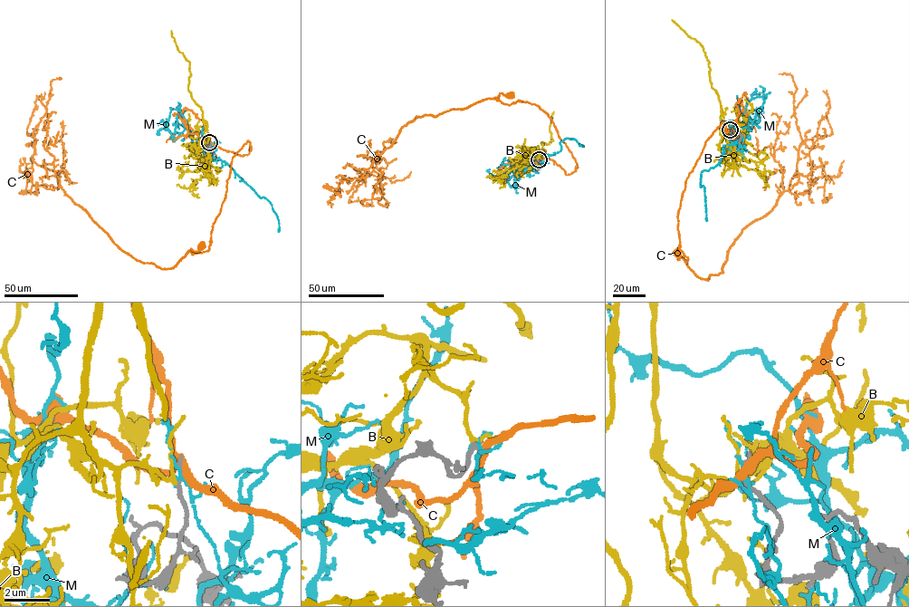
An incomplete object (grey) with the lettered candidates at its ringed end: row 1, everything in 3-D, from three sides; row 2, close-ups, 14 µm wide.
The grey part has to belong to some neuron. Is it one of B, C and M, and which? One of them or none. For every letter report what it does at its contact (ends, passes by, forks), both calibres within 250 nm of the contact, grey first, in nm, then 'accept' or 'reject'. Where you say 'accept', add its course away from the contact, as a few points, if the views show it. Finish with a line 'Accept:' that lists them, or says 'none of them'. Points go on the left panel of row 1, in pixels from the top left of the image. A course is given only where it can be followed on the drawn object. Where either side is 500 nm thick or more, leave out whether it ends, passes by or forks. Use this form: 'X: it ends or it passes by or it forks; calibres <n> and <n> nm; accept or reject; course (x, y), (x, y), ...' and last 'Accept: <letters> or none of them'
B: it passes by; calibres 200 and 130 nm; accept; course (210, 142), (204, 139), (202, 110), (188, 89), (189, 62), (178, 51), (171, 31)
C: it passes by; calibres 180 and 340 nm; reject
M: it passes by; calibres 200 and 130 nm; reject
Accept: B

